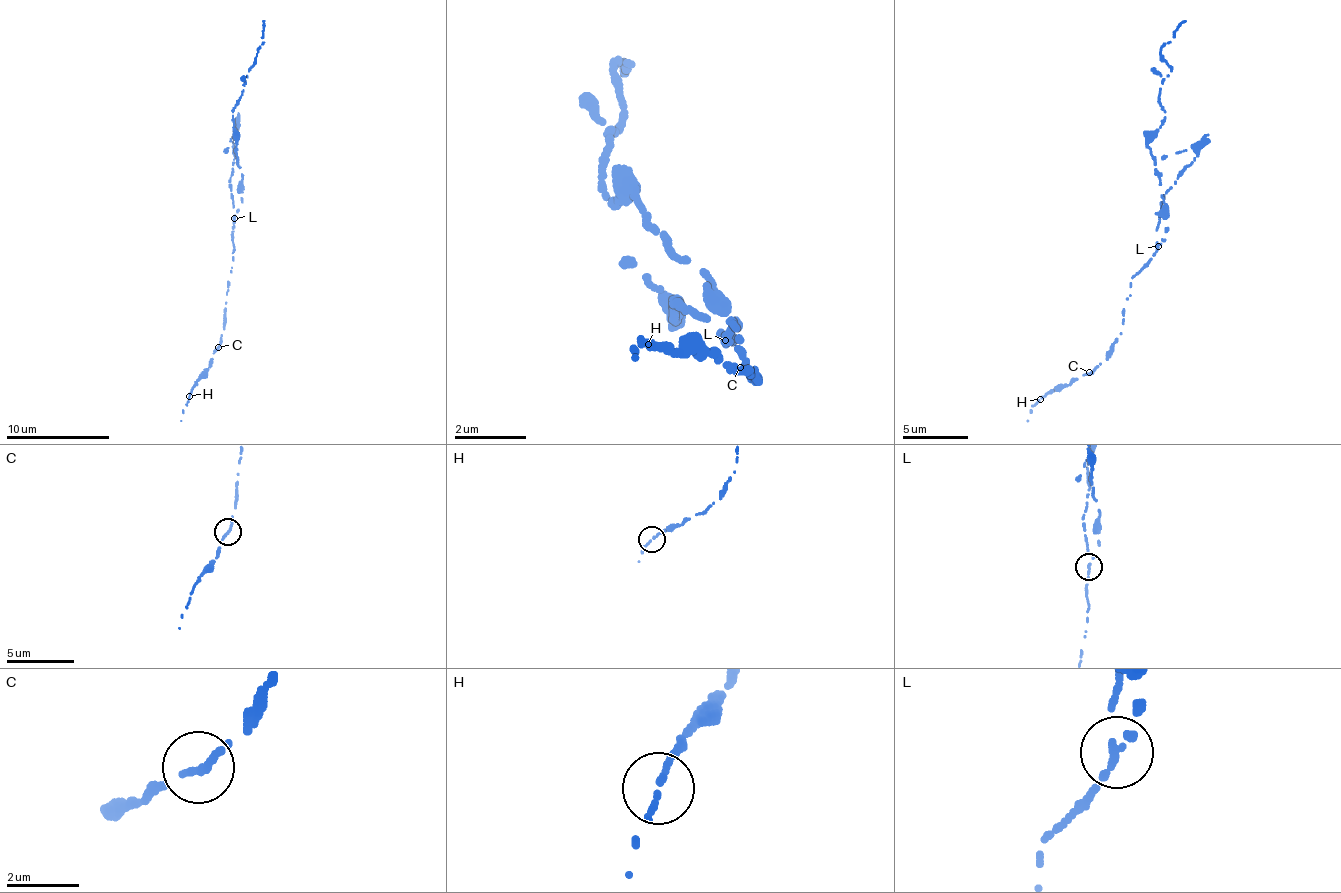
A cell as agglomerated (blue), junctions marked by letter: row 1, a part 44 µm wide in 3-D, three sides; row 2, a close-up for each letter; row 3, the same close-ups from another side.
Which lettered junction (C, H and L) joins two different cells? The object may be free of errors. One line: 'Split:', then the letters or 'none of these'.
Split: L

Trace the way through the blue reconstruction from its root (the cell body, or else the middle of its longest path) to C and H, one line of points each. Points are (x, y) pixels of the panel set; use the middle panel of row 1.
C: (718, 332), (729, 347), (733, 320), (727, 325), (743, 338), (743, 369), (756, 386), (761, 377), (740, 367)
H: (718, 332), (729, 347), (733, 320), (756, 386), (761, 377), (722, 356), (648, 344)

